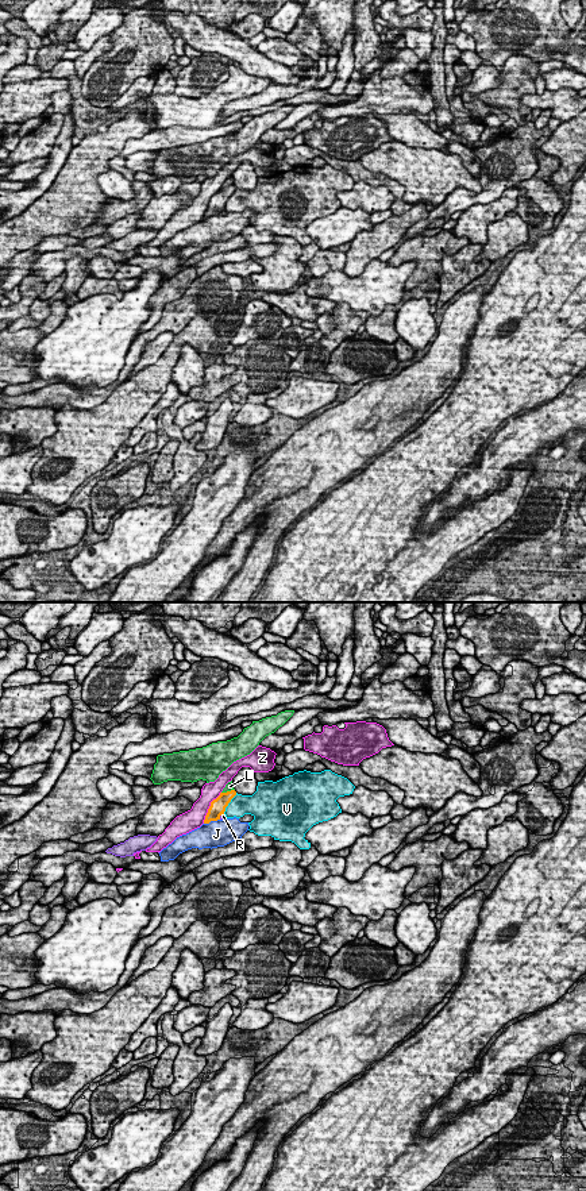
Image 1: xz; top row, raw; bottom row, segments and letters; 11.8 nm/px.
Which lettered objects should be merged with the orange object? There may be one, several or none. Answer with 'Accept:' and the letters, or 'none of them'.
Accept: none of them

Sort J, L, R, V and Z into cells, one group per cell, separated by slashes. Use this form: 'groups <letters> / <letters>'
groups J / L / R / V / Z

